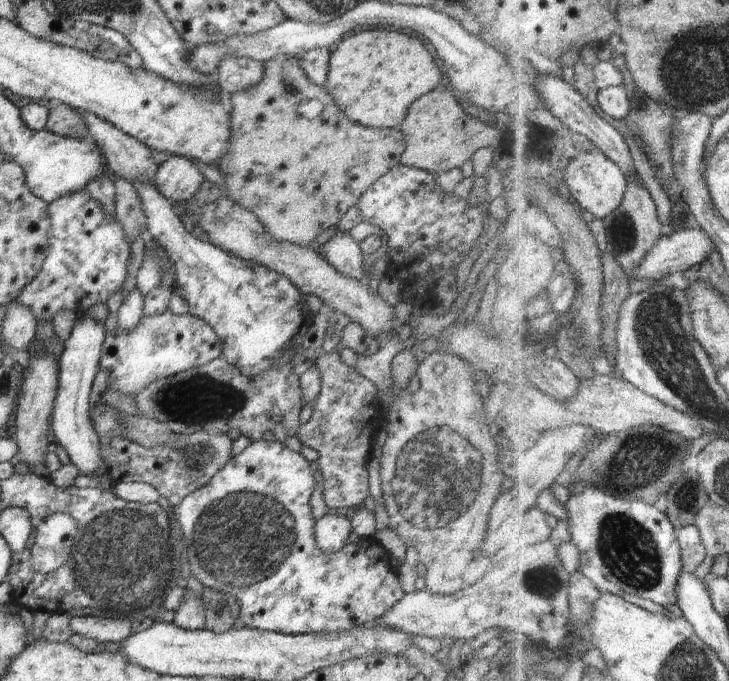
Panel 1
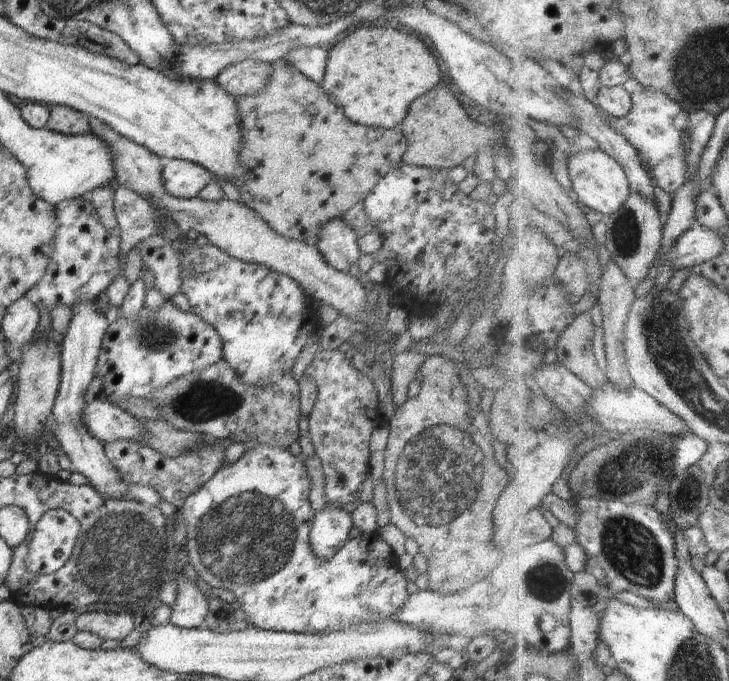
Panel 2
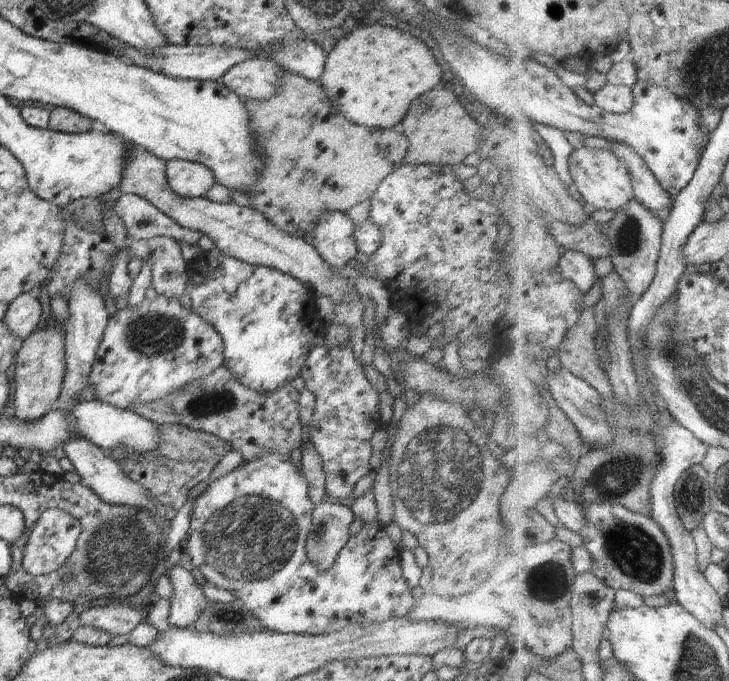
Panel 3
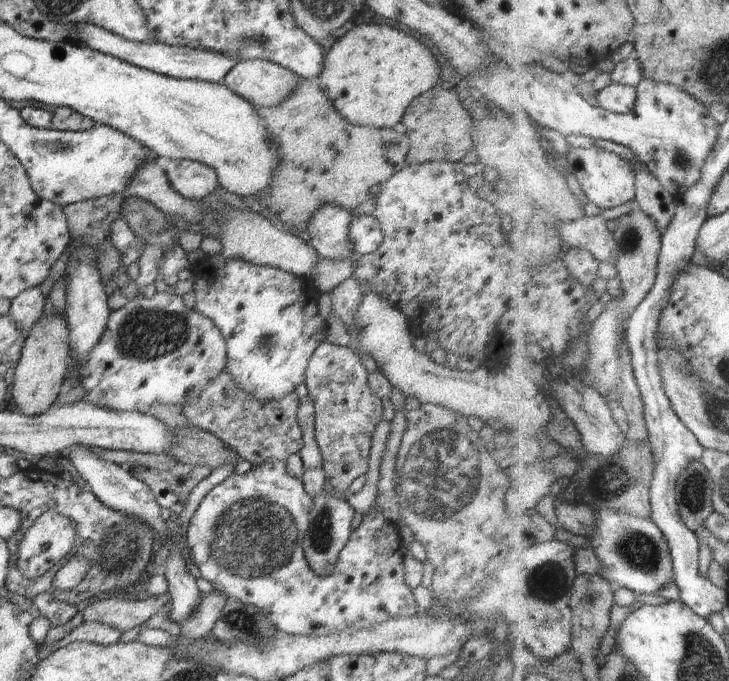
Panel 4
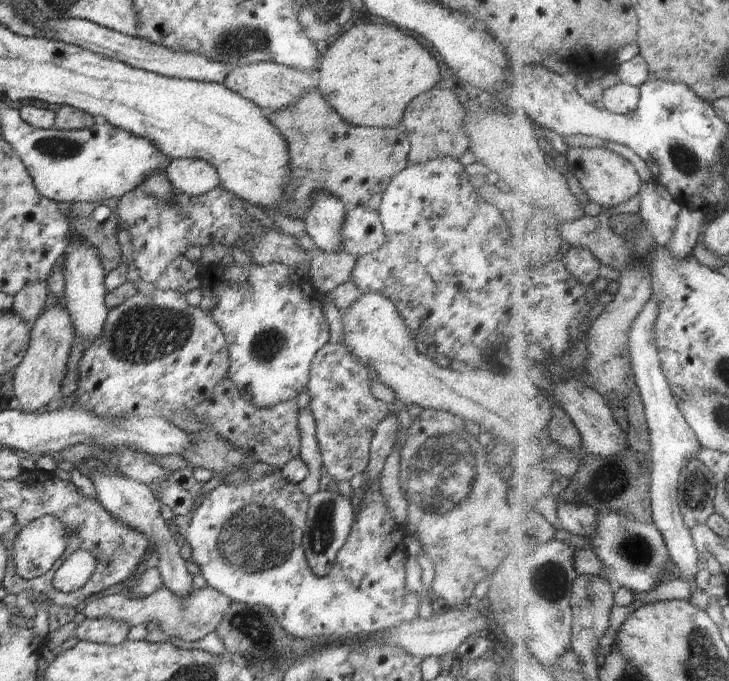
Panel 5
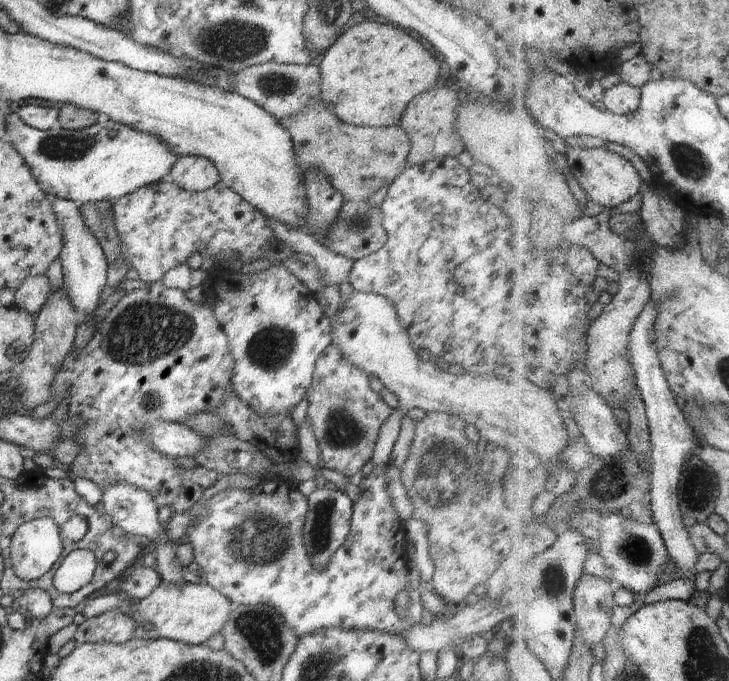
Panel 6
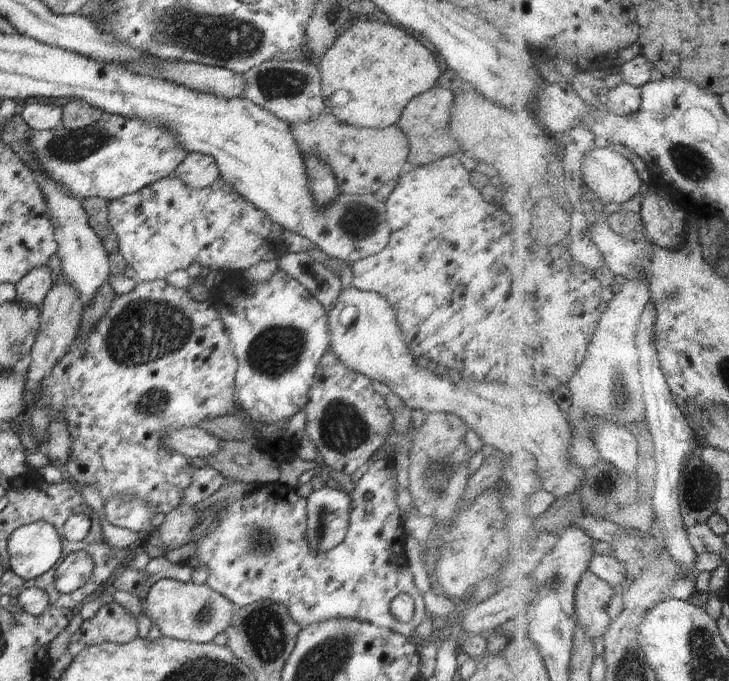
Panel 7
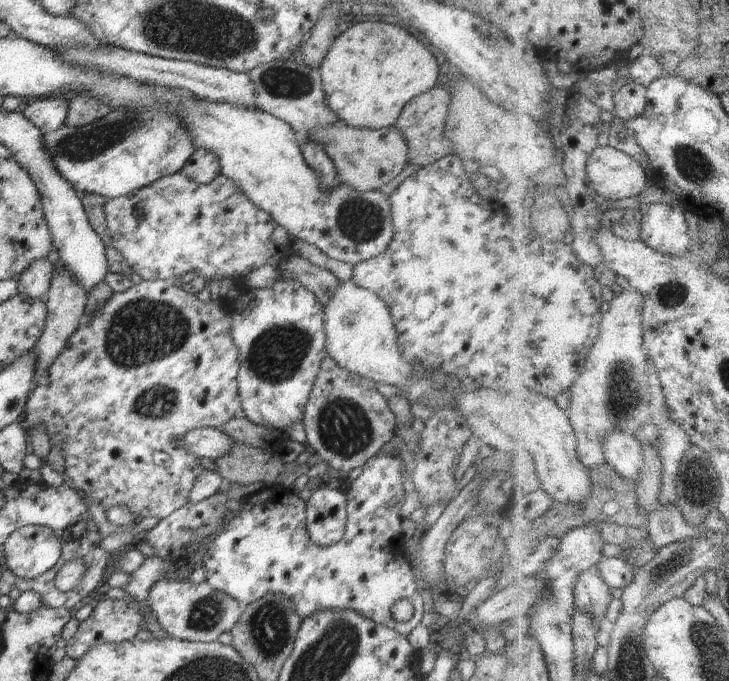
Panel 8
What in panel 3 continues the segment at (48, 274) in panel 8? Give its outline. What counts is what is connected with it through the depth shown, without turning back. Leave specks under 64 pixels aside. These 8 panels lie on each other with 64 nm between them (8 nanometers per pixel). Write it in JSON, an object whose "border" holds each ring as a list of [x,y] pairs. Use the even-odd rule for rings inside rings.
{"border":[[[30,291],[21,294],[8,305],[3,321],[17,340],[22,342],[42,324],[41,312],[37,293]]]}

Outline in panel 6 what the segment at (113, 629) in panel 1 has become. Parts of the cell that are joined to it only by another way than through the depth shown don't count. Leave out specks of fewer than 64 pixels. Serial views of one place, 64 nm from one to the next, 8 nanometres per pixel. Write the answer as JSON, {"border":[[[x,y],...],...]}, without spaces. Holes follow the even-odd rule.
{"border":[[[161,579],[159,585],[145,599],[139,599],[135,606],[128,606],[124,595],[117,592],[92,598],[85,604],[82,613],[87,619],[91,619],[100,616],[103,612],[118,609],[138,625],[151,622],[158,630],[160,638],[164,637],[193,645],[204,645],[211,636],[221,632],[234,607],[235,604],[231,600],[228,600],[206,582],[177,585]]]}

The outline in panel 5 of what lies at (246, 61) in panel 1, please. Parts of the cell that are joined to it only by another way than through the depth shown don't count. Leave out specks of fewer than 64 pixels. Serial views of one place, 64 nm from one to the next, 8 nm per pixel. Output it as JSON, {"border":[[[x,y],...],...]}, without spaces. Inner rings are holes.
{"border":[[[260,61],[254,64],[239,66],[229,72],[223,80],[223,85],[240,96],[251,100],[261,109],[272,112],[283,111],[300,101],[305,93],[316,88],[316,72],[290,68],[272,61]]]}

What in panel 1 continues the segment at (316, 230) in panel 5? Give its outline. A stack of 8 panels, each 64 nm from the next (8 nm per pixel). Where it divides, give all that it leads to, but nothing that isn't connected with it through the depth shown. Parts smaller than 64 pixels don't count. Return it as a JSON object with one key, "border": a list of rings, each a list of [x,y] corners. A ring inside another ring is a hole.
{"border":[[[335,230],[334,236],[321,245],[321,255],[338,272],[360,282],[364,276],[362,271],[364,254],[349,231]]]}

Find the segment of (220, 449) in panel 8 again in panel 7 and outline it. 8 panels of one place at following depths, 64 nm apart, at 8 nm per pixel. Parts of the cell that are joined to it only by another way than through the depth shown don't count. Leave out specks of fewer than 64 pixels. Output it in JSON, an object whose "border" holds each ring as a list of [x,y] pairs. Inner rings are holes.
{"border":[[[182,427],[169,433],[163,439],[165,447],[189,458],[207,458],[221,448],[222,440],[202,427]]]}

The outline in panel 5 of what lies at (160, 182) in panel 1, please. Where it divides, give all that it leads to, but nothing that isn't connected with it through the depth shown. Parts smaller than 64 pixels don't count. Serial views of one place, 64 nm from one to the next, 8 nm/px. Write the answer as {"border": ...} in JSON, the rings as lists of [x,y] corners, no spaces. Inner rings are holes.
{"border":[[[172,159],[164,175],[174,190],[191,197],[203,195],[220,185],[216,169],[202,159]]]}

